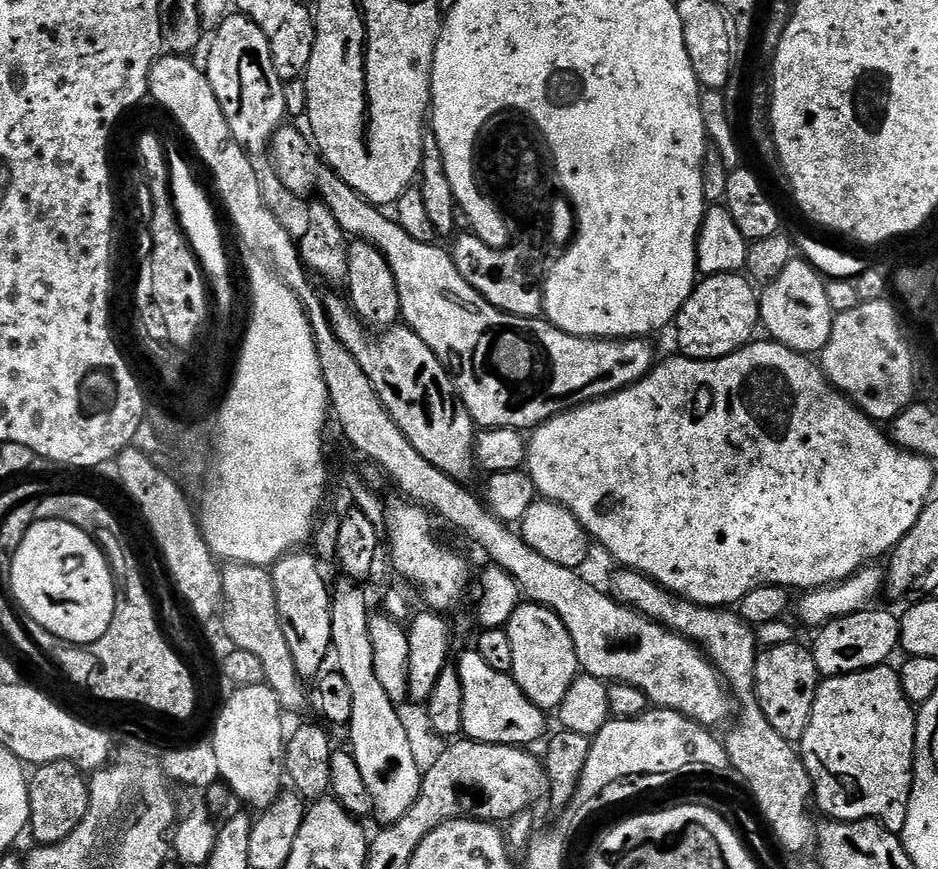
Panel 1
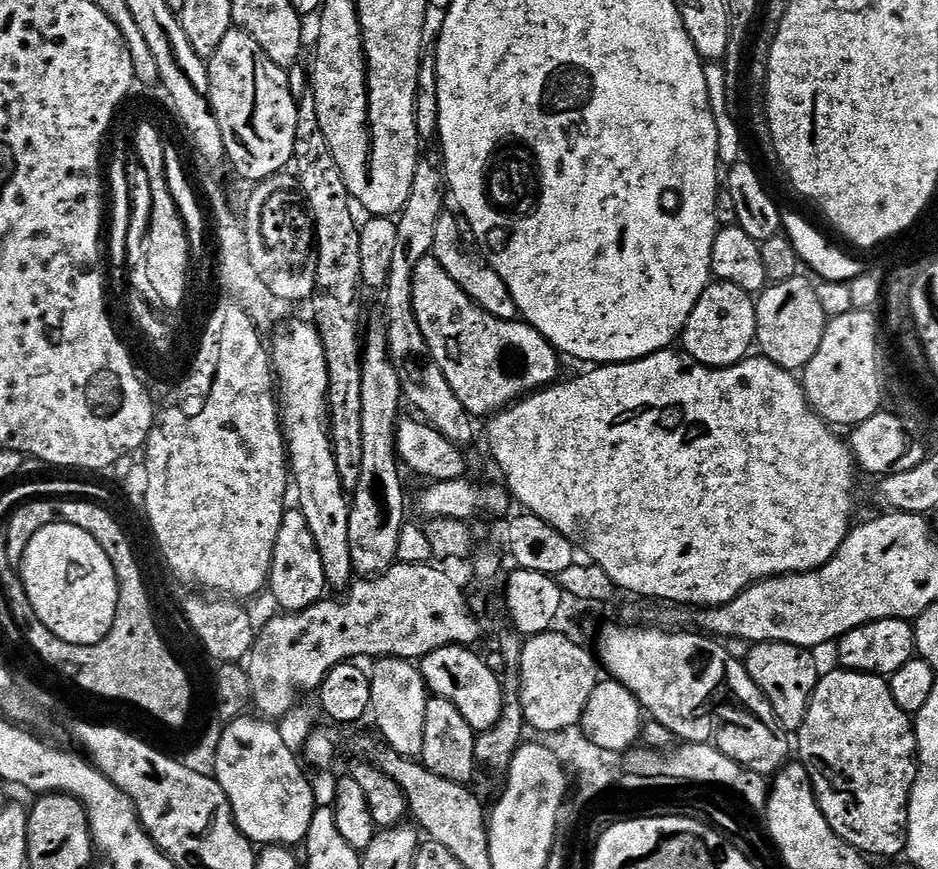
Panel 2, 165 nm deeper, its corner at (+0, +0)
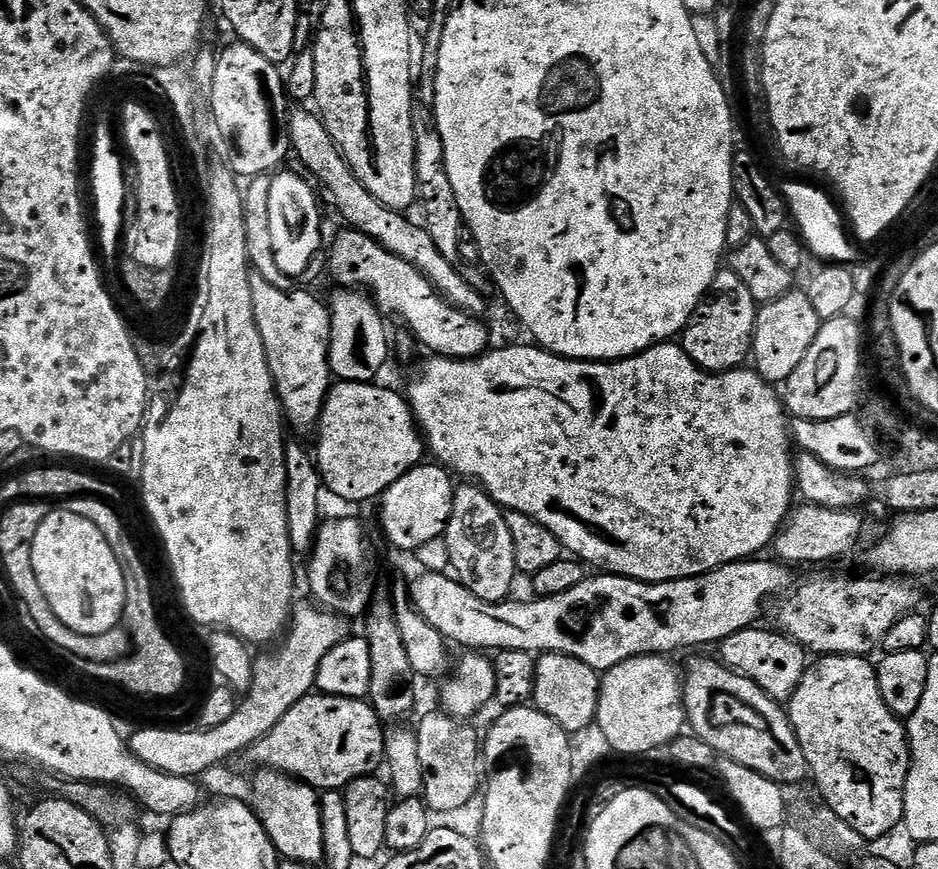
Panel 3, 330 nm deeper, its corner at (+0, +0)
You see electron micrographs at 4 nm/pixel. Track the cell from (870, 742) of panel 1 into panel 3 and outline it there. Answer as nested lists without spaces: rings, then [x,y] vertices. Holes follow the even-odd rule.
[[[820,656],[816,661],[809,663],[804,669],[804,677],[798,686],[798,690],[794,690],[792,699],[787,701],[786,711],[788,713],[788,721],[792,723],[794,734],[798,738],[798,742],[802,746],[802,754],[806,754],[806,762],[811,779],[816,779],[816,788],[820,791],[819,798],[827,808],[832,810],[834,814],[838,814],[847,826],[852,826],[865,841],[871,842],[878,838],[882,838],[886,834],[890,834],[892,830],[902,823],[906,811],[906,801],[904,798],[904,787],[908,781],[908,766],[910,763],[910,745],[908,742],[908,734],[905,725],[902,723],[901,717],[896,716],[887,706],[882,698],[882,690],[878,686],[878,678],[876,677],[877,665],[871,664],[871,659],[862,656]]]

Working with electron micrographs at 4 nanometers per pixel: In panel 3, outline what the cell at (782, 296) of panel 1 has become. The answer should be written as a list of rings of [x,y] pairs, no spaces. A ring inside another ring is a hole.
[[[804,290],[787,292],[782,298],[763,305],[757,311],[756,329],[752,335],[750,356],[753,361],[756,359],[756,364],[754,363],[755,371],[759,372],[760,377],[763,380],[767,380],[769,384],[773,386],[783,385],[790,378],[790,374],[794,374],[794,370],[798,370],[798,362],[802,362],[802,358],[806,358],[806,350],[810,350],[821,323],[822,321],[818,318],[818,314],[814,314],[814,306],[810,306],[807,291]]]

